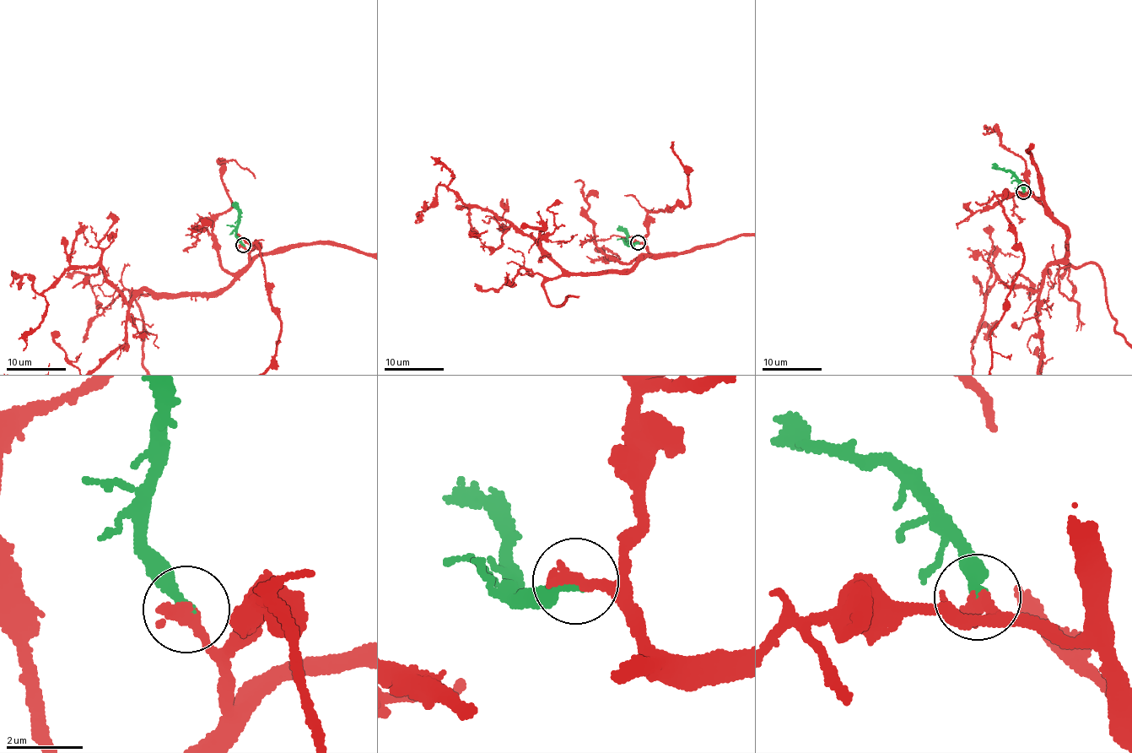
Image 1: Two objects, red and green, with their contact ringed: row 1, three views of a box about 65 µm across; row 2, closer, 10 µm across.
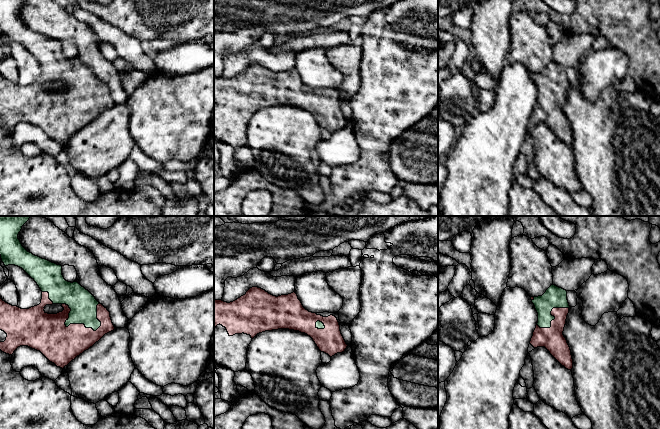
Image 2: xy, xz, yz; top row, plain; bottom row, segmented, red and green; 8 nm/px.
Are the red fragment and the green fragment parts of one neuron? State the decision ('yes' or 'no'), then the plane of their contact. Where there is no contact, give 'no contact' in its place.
yes | xy

